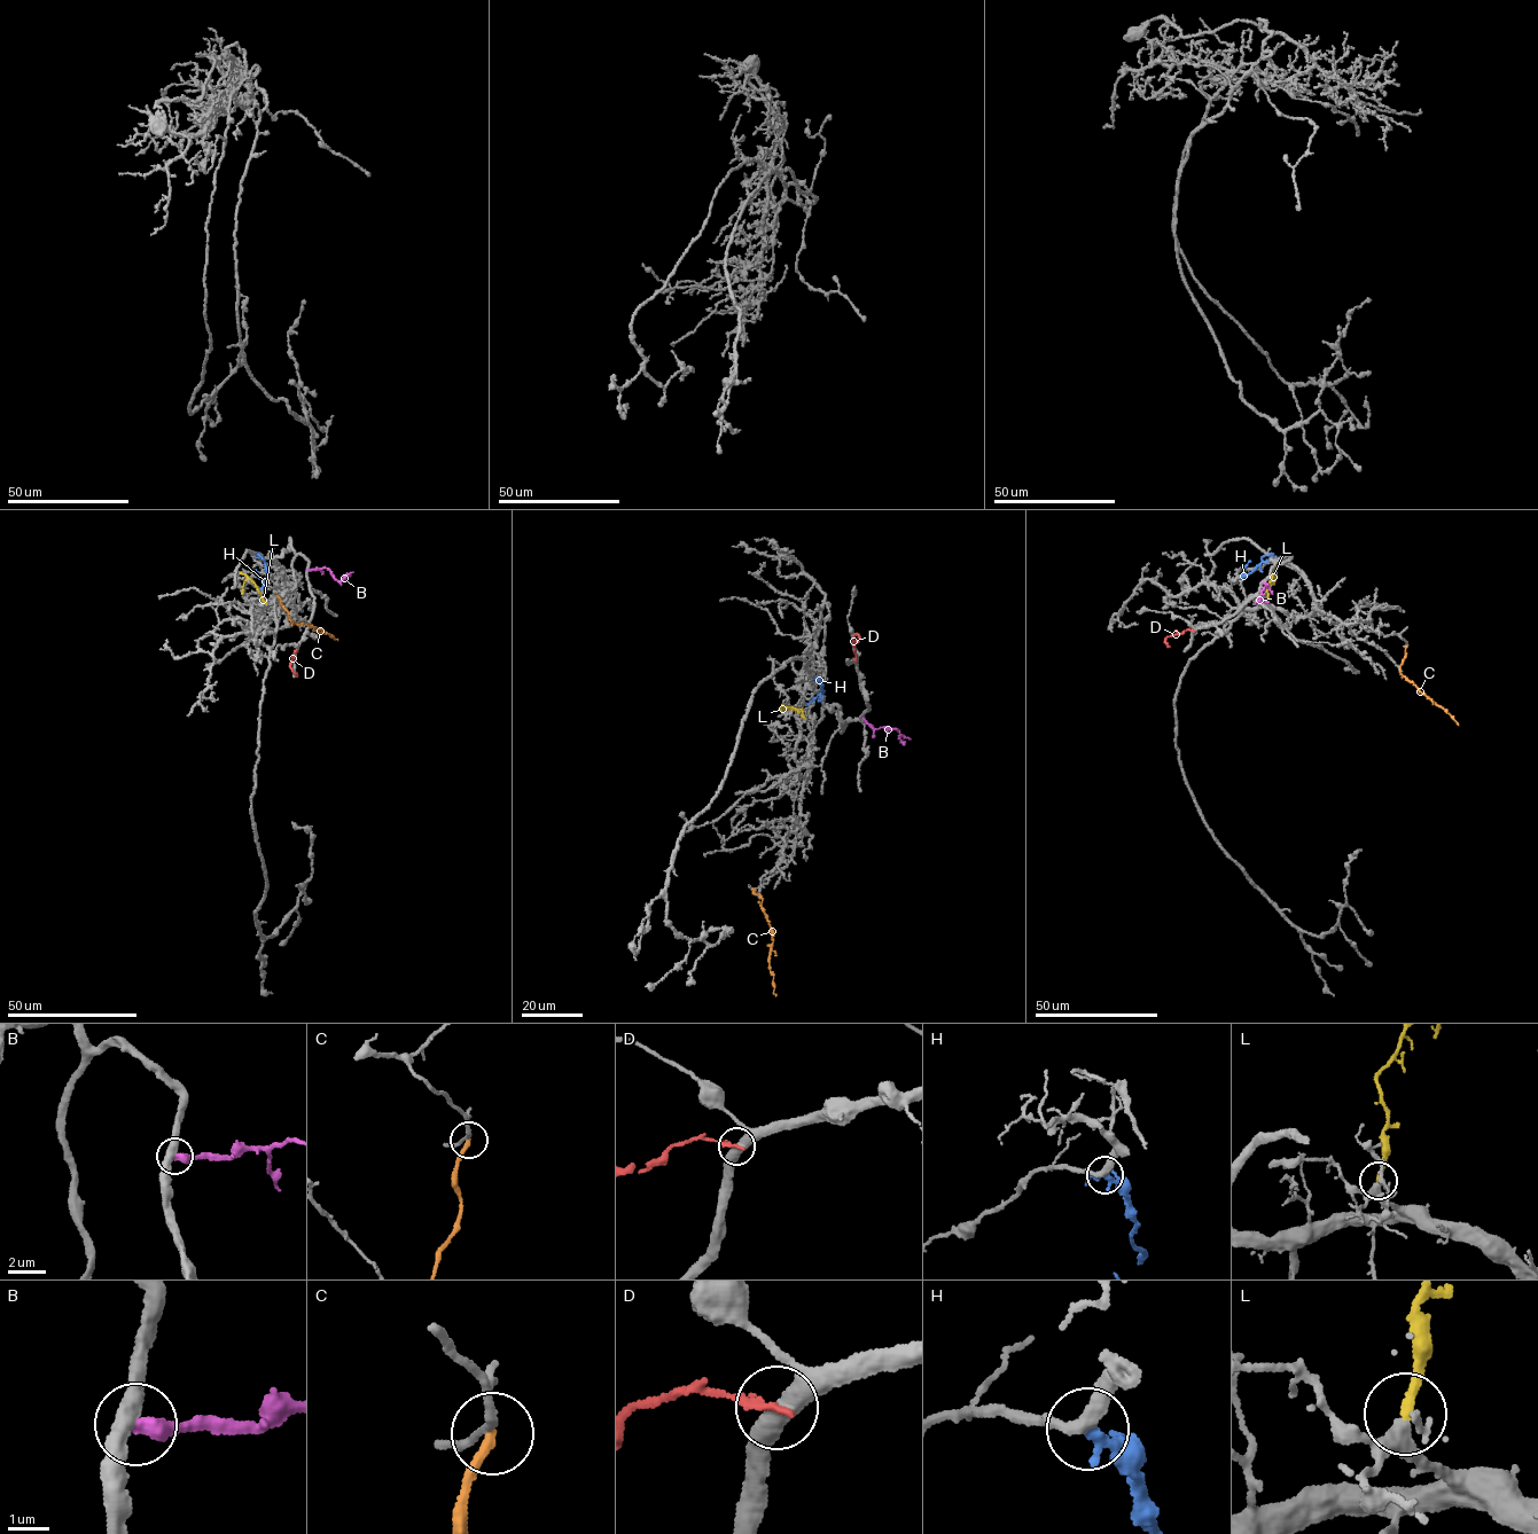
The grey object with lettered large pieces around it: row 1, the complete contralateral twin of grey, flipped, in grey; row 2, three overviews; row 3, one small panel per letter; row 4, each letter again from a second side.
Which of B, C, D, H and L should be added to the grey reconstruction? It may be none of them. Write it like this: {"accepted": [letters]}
{"accepted": ["L"]}

